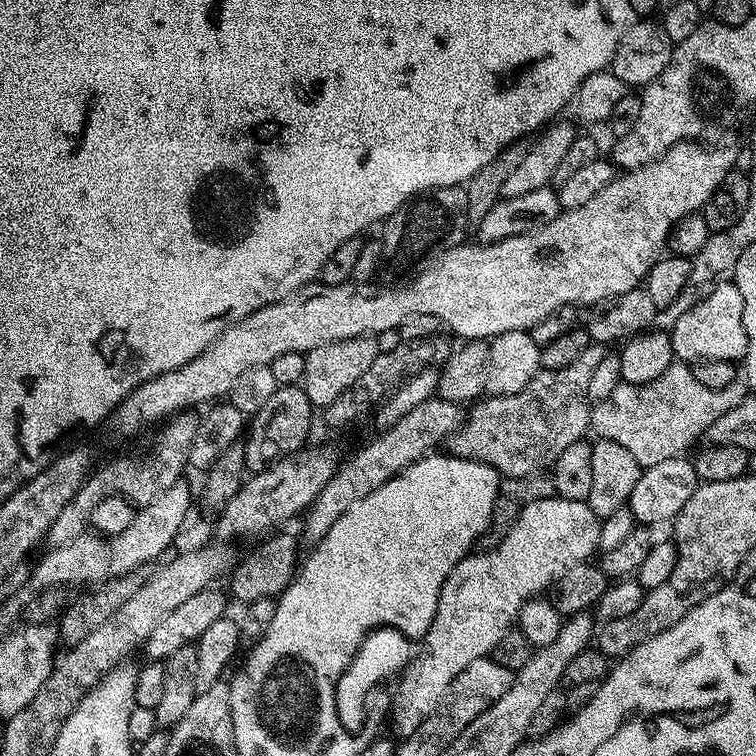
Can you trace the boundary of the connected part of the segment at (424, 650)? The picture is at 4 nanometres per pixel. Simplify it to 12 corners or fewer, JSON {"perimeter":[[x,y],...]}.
{"perimeter":[[558,495],[473,551],[392,696],[397,737],[430,718],[524,603],[597,555],[601,521]]}

